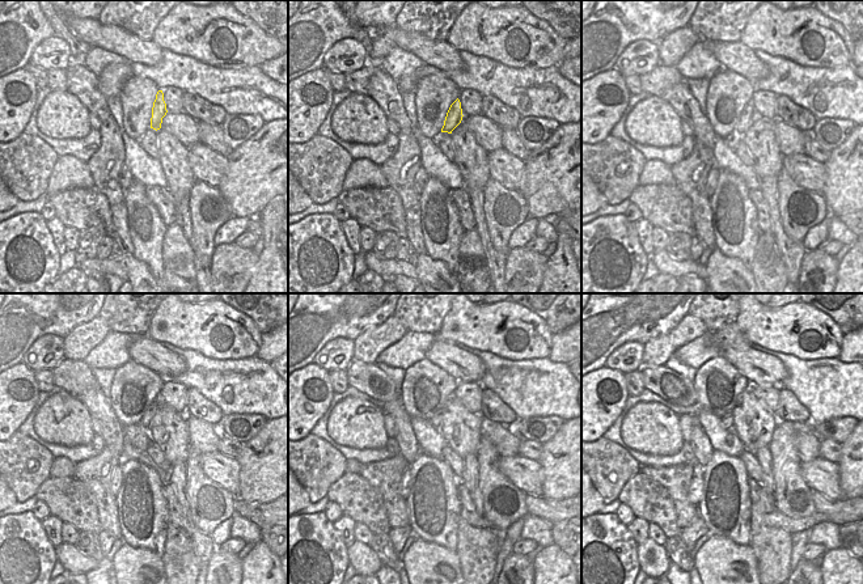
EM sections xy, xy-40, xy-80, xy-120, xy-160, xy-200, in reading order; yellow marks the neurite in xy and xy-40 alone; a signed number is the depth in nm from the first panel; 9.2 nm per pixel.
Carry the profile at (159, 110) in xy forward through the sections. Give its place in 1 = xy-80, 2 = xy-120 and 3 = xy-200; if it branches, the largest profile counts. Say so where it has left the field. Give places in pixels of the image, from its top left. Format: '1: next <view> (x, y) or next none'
1: next xy-80 (748, 114)
2: next xy-120 (146, 419)
3: next xy-200 (727, 420)

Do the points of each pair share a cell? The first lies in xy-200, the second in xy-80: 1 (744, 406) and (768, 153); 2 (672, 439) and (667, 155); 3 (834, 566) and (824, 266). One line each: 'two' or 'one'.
1: one
2: two
3: two

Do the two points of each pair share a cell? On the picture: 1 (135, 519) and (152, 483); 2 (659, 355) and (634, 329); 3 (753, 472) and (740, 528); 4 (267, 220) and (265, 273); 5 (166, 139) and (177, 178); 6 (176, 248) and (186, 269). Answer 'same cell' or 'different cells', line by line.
1: same cell
2: different cells
3: different cells
4: same cell
5: same cell
6: same cell

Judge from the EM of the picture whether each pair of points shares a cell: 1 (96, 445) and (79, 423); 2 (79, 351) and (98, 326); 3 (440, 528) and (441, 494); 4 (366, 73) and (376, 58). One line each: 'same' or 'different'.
1: different
2: same
3: same
4: different

